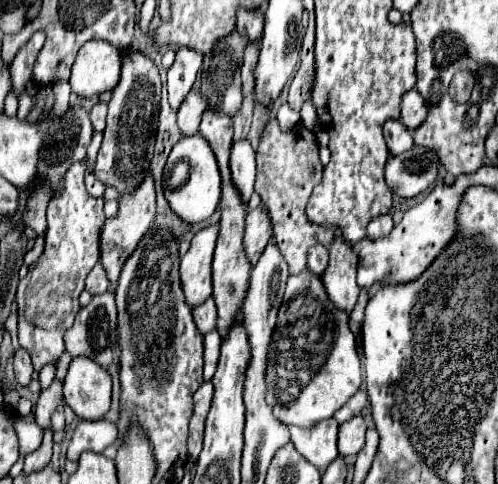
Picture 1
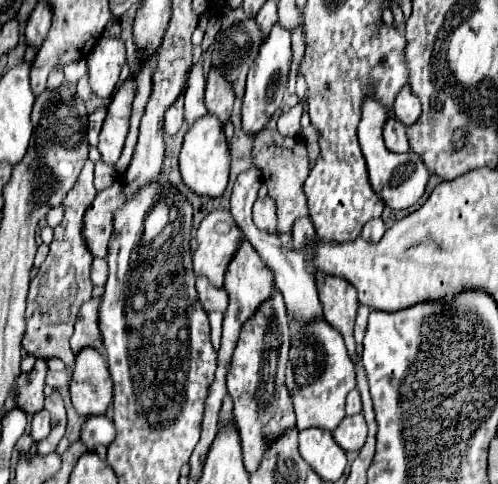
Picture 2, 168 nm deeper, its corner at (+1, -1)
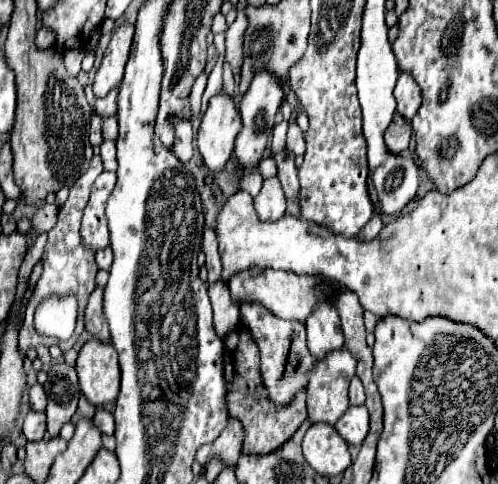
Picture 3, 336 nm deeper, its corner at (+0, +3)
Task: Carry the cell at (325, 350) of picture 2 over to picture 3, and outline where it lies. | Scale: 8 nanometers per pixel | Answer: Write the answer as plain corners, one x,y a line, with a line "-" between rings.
335,350
329,352
325,358
315,360
313,370
309,372
309,382
305,386
307,394
307,412
311,422
325,422
325,424
335,424
345,410
349,408
349,398
347,398
347,388
351,378
355,376
357,362
347,350

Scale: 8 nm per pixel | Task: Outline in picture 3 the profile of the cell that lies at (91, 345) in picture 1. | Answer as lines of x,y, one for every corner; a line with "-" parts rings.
95,288
89,296
87,308
85,308
85,330
101,340
101,342
109,342
109,332
107,332
107,324
103,324
103,314
101,314
101,302
103,302
103,288

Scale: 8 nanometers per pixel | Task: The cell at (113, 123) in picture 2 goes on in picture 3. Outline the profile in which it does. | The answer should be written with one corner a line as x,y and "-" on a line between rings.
116,116
103,118
103,138
105,140
117,140
118,120

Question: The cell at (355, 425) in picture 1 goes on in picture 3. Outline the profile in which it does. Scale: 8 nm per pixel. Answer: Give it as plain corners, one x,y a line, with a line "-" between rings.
349,406
341,420
335,424
335,430
347,444
361,444
369,432
369,414
365,406

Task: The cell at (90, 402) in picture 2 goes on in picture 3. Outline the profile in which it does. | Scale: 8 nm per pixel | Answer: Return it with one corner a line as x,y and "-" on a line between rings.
95,338
85,342
77,358
79,388
87,402
93,406
105,406
119,394
119,364
115,360
115,348

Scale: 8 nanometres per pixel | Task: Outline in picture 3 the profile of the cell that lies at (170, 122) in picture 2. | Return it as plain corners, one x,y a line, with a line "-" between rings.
171,116
171,126
175,130
175,144
173,144
173,154
181,160
187,162
193,152
193,128
187,118
181,116

